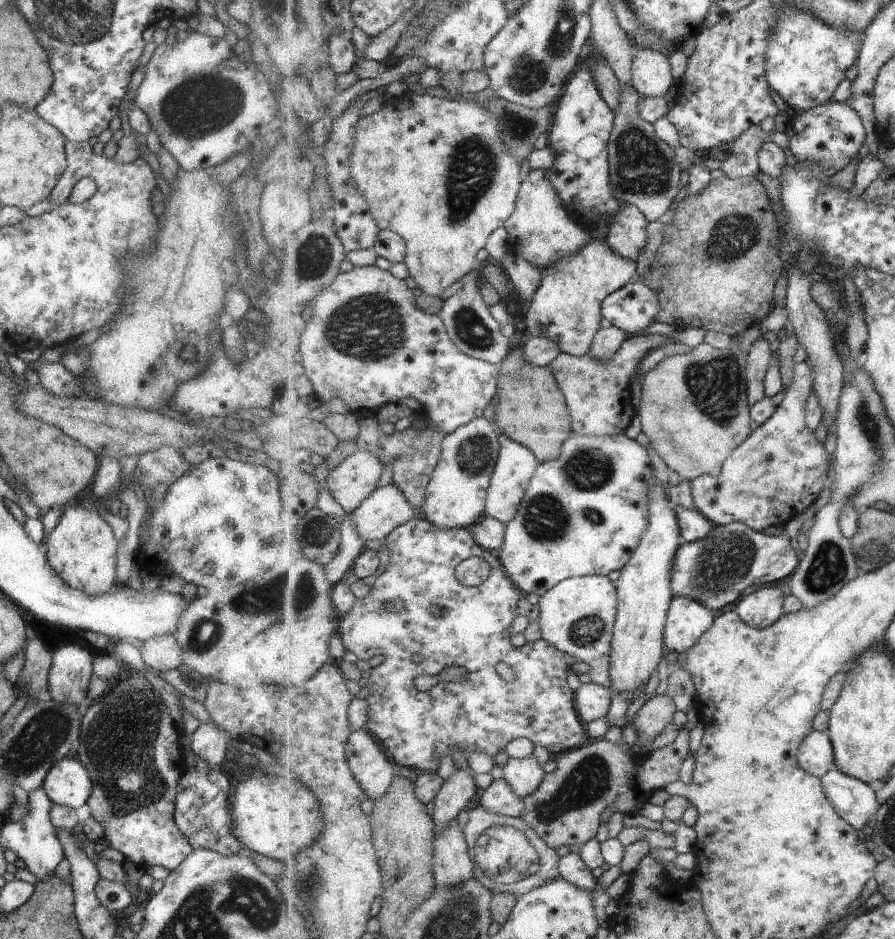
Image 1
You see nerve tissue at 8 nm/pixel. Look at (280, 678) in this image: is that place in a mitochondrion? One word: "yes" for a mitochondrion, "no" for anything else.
no

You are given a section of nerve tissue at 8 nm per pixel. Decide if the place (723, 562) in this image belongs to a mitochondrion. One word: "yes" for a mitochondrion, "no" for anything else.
yes

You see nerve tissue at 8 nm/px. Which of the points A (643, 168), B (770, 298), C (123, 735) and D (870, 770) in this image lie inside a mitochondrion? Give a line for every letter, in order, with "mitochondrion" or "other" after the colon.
A: mitochondrion
B: other
C: mitochondrion
D: other

